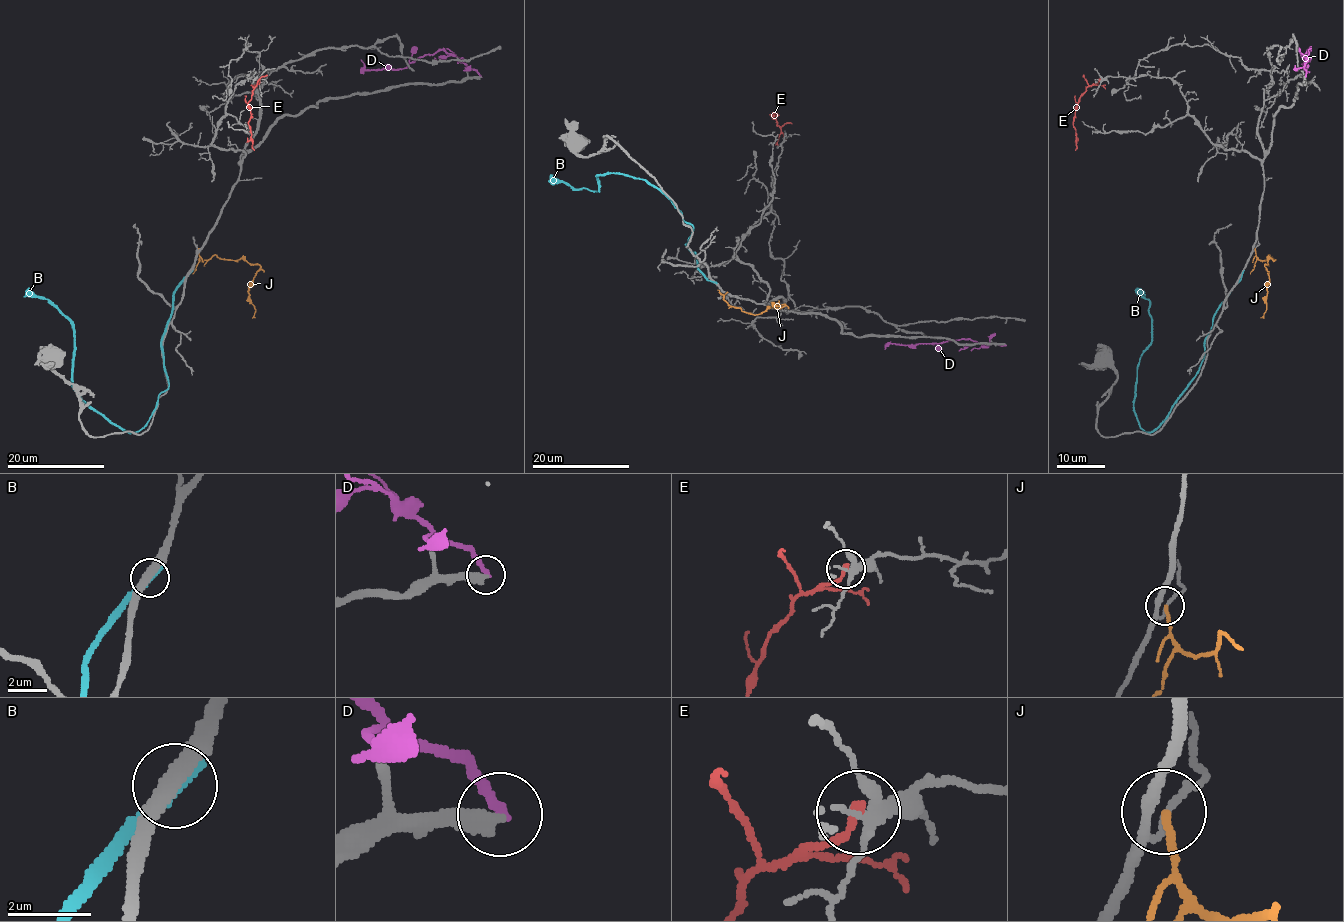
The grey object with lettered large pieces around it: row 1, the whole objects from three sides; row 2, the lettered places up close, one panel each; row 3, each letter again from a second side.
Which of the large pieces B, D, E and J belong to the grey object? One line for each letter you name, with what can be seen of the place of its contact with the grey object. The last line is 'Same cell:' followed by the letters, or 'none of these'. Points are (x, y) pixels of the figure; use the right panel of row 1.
Same cell: none of these

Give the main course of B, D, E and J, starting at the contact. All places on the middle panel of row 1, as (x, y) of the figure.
B: (713, 281), (687, 246), (693, 227), (645, 180), (606, 173), (597, 177), (599, 191), (549, 176)
D: (1005, 345), (982, 345), (967, 339), (930, 343), (885, 343)
E: (784, 139), (773, 112), (779, 115)
J: (723, 294), (730, 306), (753, 314), (785, 304), (773, 307), (779, 306), (779, 300)

